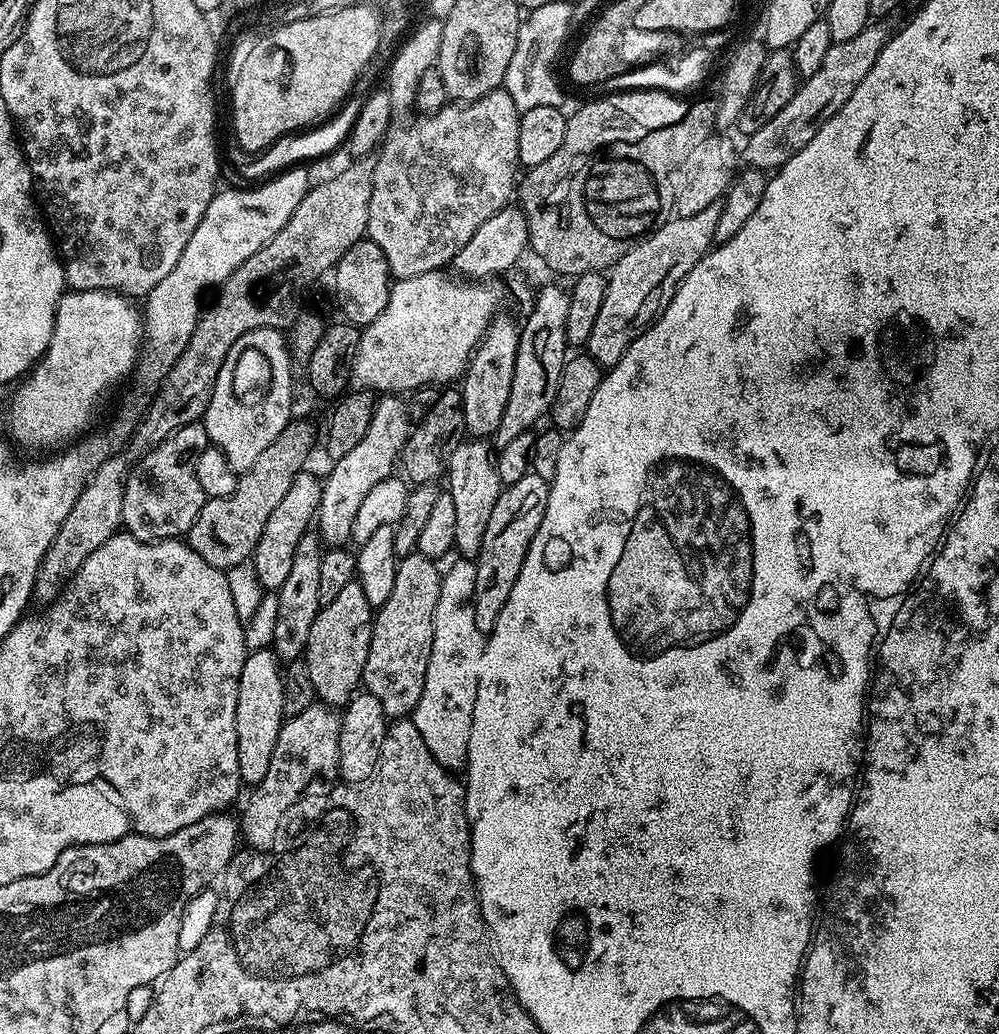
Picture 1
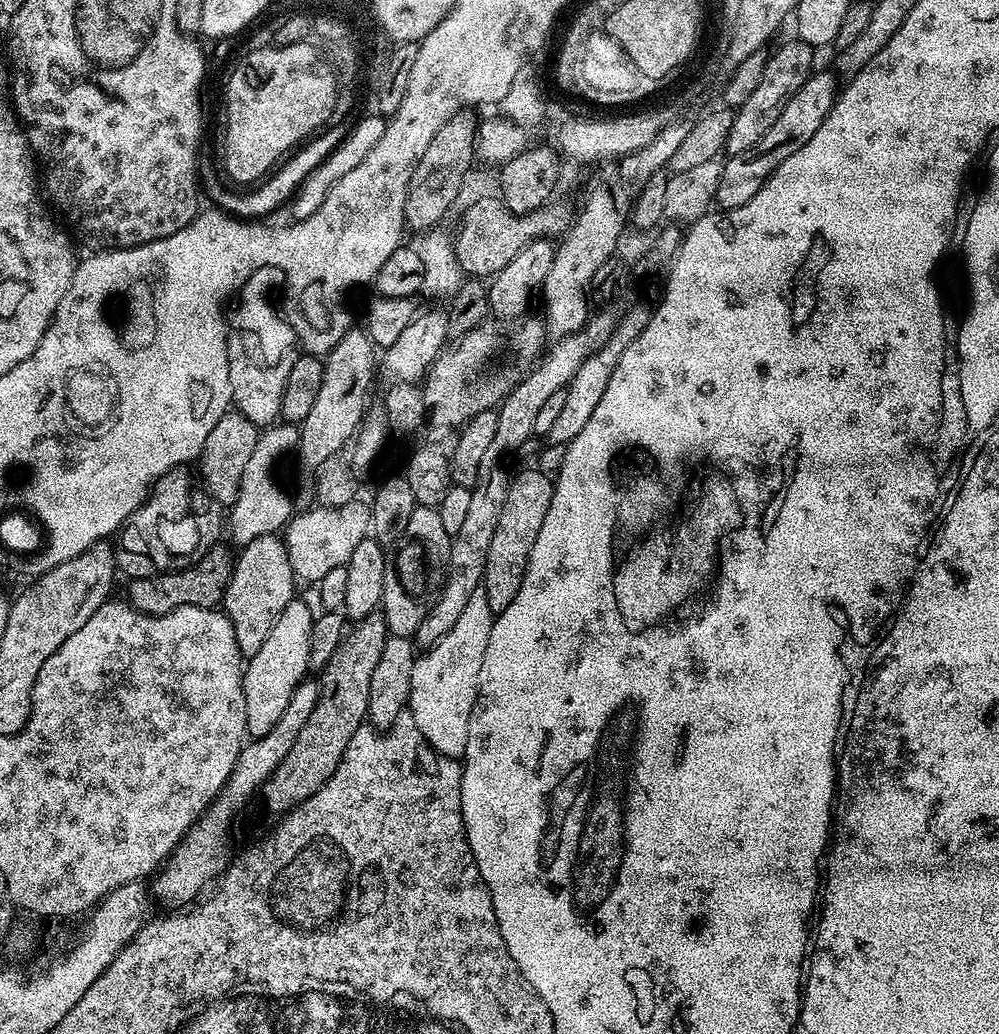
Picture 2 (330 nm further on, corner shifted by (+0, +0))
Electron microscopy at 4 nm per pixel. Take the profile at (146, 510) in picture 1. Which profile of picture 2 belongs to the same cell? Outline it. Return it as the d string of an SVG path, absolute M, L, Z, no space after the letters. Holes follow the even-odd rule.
M187 467L173 468L164 476L159 476L152 485L144 503L128 516L128 521L118 533L120 548L116 552L116 563L119 571L128 578L152 578L157 574L174 572L190 568L205 556L210 549L217 547L216 540L222 536L222 506L208 493L208 489L195 475L188 473Z

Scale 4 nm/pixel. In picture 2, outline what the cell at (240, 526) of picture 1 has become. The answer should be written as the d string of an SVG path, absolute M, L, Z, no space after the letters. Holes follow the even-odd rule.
M223 546L212 548L198 563L190 568L182 568L174 572L166 572L152 578L136 578L126 593L126 599L133 608L151 616L161 616L175 608L187 604L202 606L203 608L216 608L223 601L224 591L232 573L234 563L233 553L228 553Z

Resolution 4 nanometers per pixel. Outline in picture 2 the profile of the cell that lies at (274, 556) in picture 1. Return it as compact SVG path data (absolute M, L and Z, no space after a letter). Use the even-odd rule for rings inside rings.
M279 535L254 538L254 542L243 545L239 552L224 591L222 611L234 626L240 655L247 658L262 650L262 642L266 642L270 630L274 630L278 614L282 614L282 610L286 610L288 603L297 595L298 577L292 573L288 551Z

